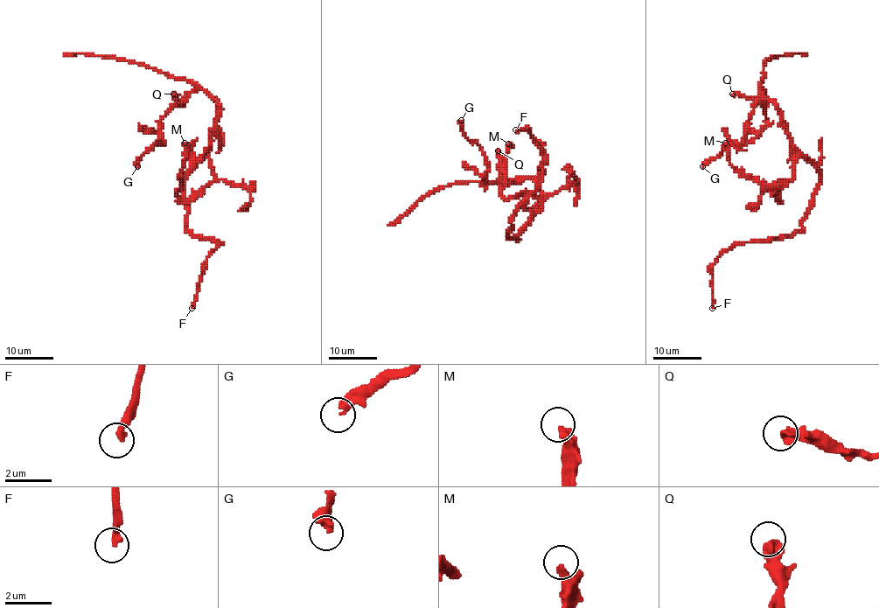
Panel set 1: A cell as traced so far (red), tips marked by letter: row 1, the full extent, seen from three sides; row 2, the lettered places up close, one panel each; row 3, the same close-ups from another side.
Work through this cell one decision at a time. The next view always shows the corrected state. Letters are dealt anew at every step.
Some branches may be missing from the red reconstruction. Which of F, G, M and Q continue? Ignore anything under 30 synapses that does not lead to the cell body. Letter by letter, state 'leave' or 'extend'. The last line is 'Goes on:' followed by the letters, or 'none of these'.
F: leave
G: leave
M: leave
Q: leave
Goes on: none of these

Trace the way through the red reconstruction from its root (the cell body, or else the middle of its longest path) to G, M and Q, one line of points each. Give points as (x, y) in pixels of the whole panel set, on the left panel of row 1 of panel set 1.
G: (205, 154), (218, 105), (205, 91), (195, 89), (160, 122), (163, 143), (149, 148), (138, 159), (137, 166)
M: (205, 154), (217, 179), (182, 201), (178, 190), (185, 159), (184, 143)
Q: (205, 154), (208, 150), (210, 134), (218, 105), (201, 89), (192, 90), (179, 102), (173, 94)

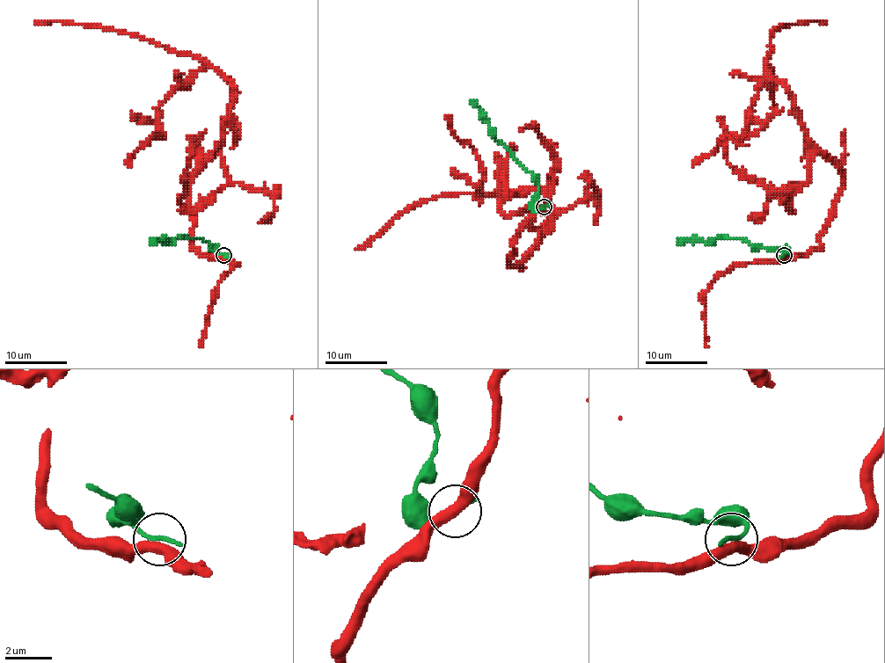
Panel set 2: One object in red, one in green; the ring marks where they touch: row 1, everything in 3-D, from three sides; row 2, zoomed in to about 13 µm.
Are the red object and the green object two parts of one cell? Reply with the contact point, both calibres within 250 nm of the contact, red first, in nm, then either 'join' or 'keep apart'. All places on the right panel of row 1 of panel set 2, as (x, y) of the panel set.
place (784, 255); calibres 420 and 240 nm; keep apart

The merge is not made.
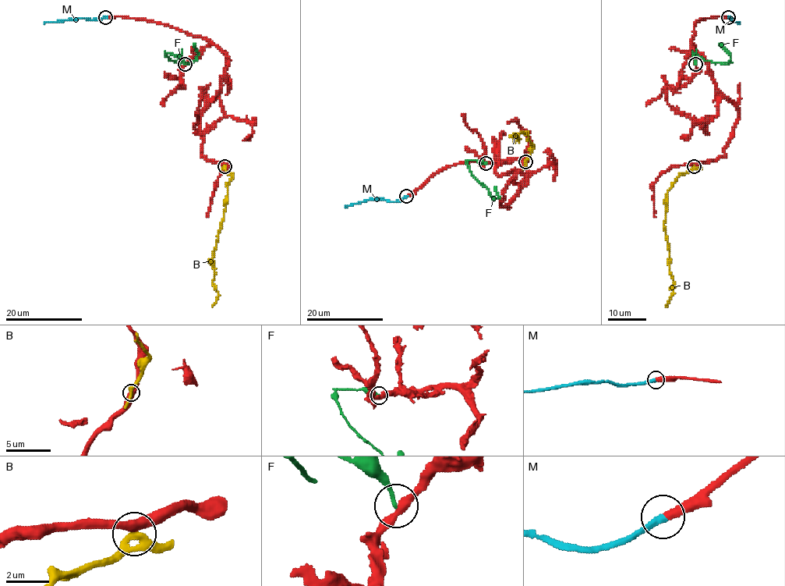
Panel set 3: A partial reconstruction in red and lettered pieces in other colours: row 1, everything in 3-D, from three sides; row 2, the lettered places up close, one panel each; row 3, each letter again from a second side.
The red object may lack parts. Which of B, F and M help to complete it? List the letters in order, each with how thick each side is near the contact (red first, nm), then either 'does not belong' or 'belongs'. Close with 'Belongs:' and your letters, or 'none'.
B: 440/320 nm | does not belong
F: 360/160 nm | does not belong
M: 400/360 nm | belongs
Belongs: M

